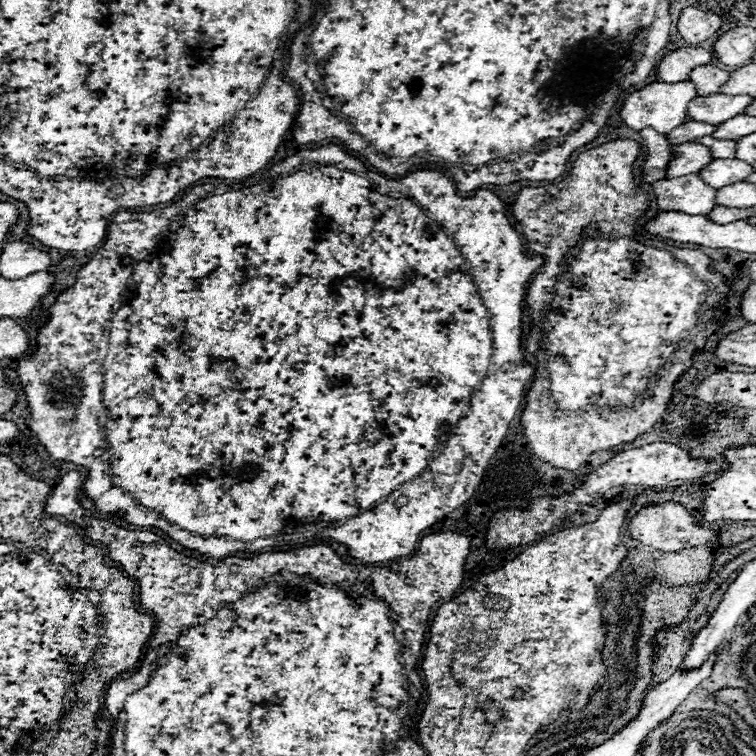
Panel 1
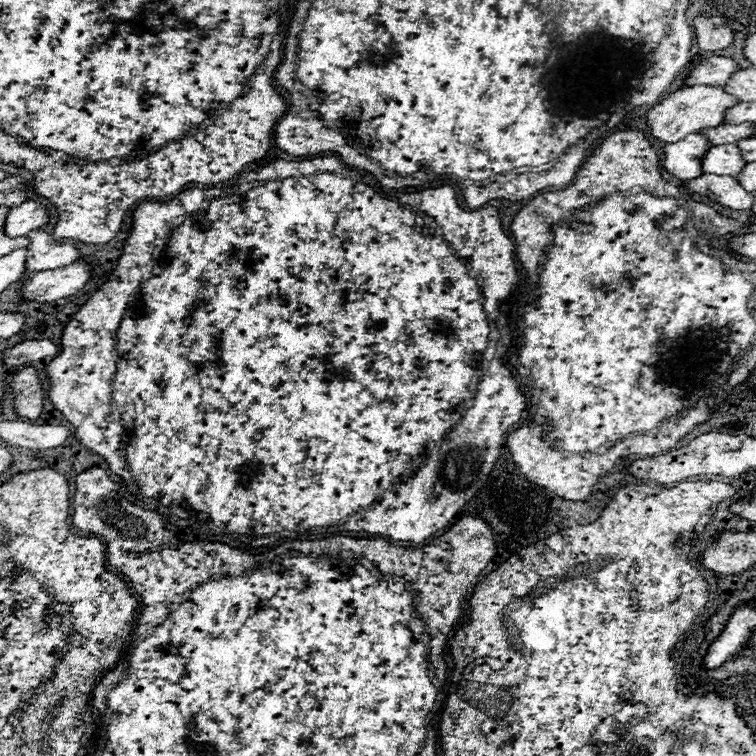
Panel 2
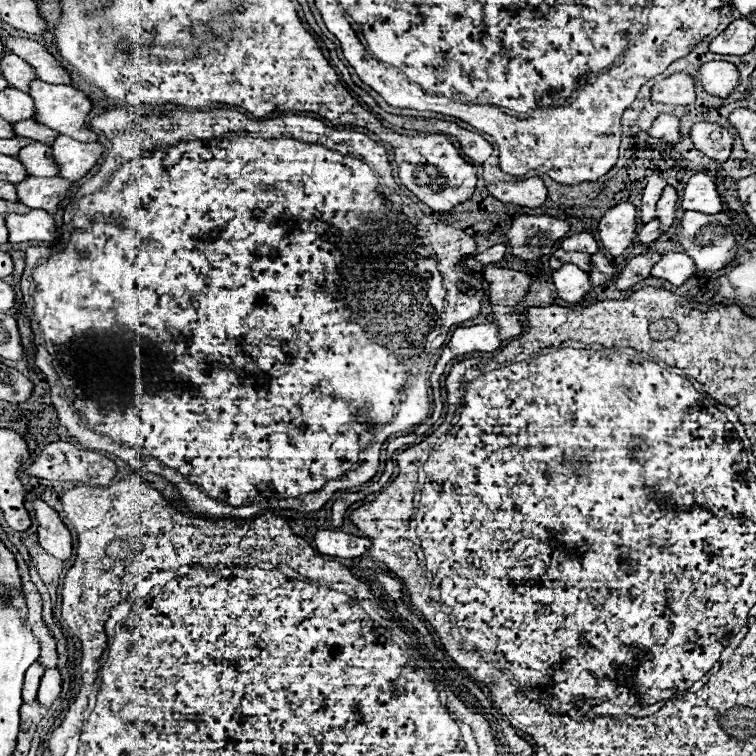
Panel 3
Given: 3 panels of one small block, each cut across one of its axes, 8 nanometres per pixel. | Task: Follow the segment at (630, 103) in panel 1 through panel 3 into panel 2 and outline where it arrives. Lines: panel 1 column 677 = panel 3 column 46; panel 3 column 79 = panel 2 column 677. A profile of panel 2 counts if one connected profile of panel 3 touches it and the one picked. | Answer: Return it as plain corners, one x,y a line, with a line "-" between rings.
708,85
684,86
672,94
668,94
662,102
646,112
646,126
648,132
658,138
660,142
676,142
688,134
694,134
702,128
714,128
724,122
724,110
734,106
736,100
728,96
722,87

